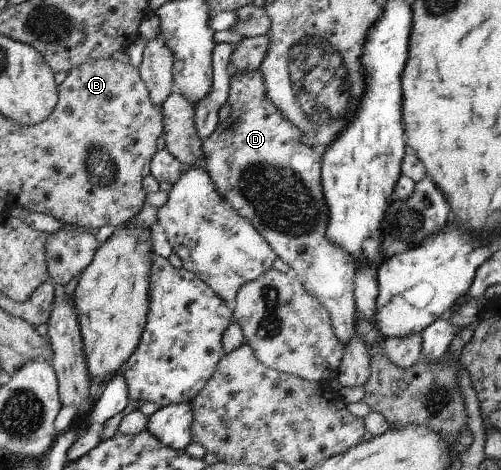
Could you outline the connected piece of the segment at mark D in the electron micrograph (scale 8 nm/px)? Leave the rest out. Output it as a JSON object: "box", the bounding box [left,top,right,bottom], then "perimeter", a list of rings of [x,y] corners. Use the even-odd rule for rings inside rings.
{"box":[201,69,357,346],"perimeter":[[[260,69],[254,72],[238,72],[238,74],[231,75],[229,95],[227,103],[230,105],[230,116],[224,121],[219,121],[216,130],[208,138],[201,140],[201,145],[204,153],[204,160],[207,162],[206,169],[210,178],[213,180],[214,187],[226,198],[228,202],[237,210],[240,216],[247,218],[250,224],[258,231],[258,234],[262,235],[262,238],[268,242],[272,247],[272,250],[278,255],[278,258],[285,264],[288,264],[290,270],[295,273],[295,276],[299,279],[300,284],[304,286],[306,292],[311,294],[314,298],[317,298],[330,313],[332,319],[332,326],[334,327],[334,334],[338,338],[338,342],[342,342],[344,346],[350,342],[350,338],[357,332],[355,331],[355,300],[354,300],[354,284],[356,274],[356,262],[354,258],[350,256],[345,250],[342,250],[340,246],[334,246],[332,242],[326,238],[326,228],[328,228],[328,206],[324,200],[324,193],[321,183],[321,154],[318,154],[316,150],[312,150],[310,146],[306,146],[302,142],[304,134],[302,130],[298,130],[290,120],[282,118],[282,114],[278,114],[278,108],[274,106],[274,102],[270,102],[266,98],[266,88],[264,88],[264,78],[262,78],[262,72]]]}

